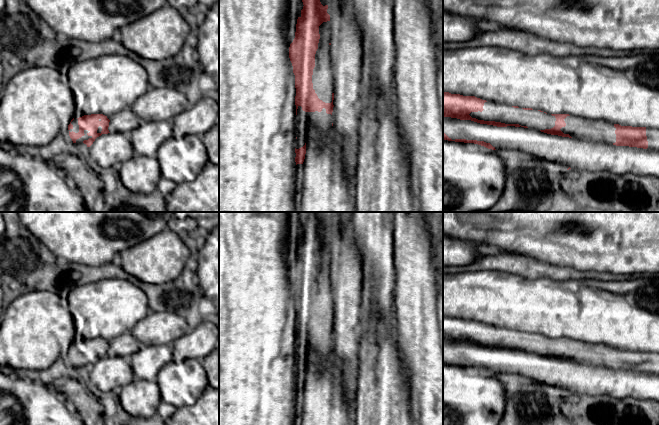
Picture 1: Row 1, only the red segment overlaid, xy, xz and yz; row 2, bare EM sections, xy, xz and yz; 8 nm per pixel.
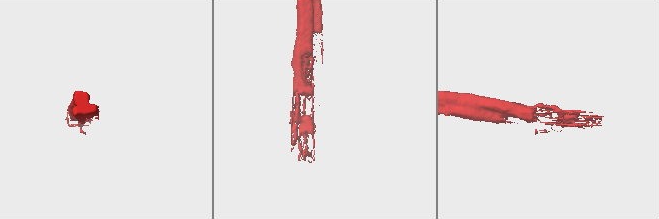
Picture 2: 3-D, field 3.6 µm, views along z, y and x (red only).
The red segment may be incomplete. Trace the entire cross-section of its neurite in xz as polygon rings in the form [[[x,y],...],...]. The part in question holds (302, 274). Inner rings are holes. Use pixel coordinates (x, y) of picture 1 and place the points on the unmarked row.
[[[302,212],[301,224],[303,226],[303,233],[301,240],[297,243],[295,262],[289,271],[289,282],[293,290],[293,297],[295,299],[295,329],[296,329],[296,342],[295,342],[295,386],[303,388],[306,378],[306,365],[308,359],[308,352],[313,349],[319,353],[322,358],[326,358],[333,350],[333,296],[331,292],[331,246],[330,239],[327,237],[328,229],[323,230],[320,226],[320,218],[316,212]]]

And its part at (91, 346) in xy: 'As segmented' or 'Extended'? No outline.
Extended

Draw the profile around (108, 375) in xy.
[[[119,356],[97,361],[86,376],[89,385],[101,396],[111,396],[135,379],[129,360]]]

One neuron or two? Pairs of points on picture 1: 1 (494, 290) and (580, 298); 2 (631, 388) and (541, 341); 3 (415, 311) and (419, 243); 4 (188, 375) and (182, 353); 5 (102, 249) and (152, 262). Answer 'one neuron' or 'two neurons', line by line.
1: one neuron
2: two neurons
3: one neuron
4: two neurons
5: two neurons

